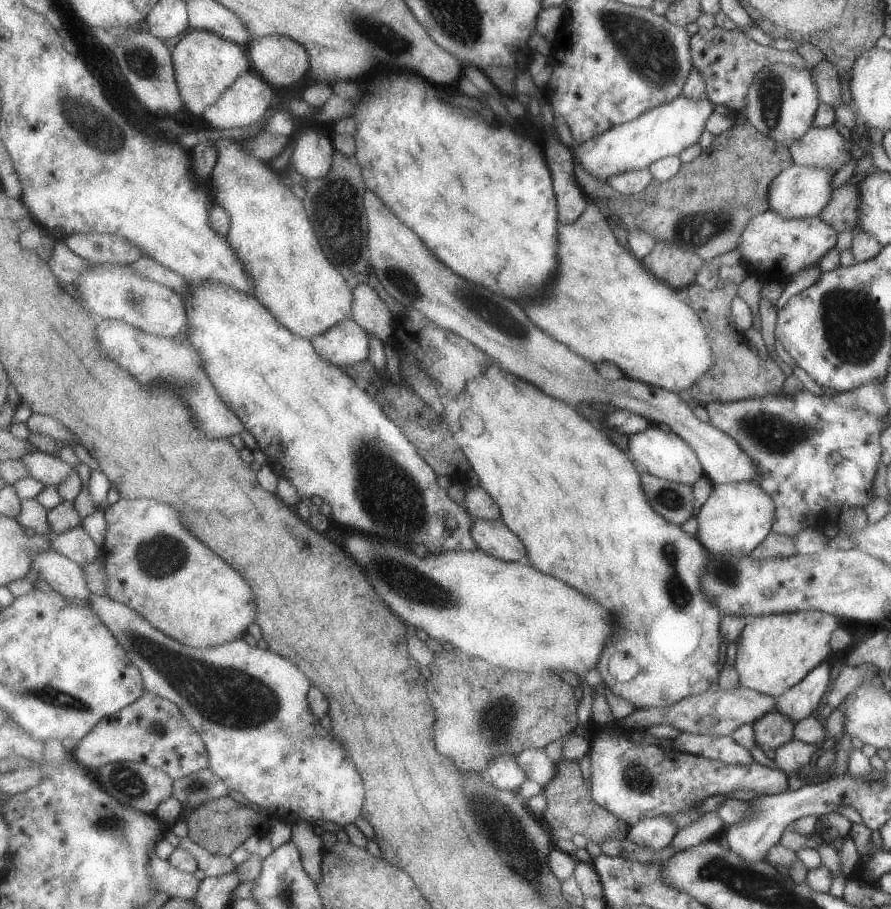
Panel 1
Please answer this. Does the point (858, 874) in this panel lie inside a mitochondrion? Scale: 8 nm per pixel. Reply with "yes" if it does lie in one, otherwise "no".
no

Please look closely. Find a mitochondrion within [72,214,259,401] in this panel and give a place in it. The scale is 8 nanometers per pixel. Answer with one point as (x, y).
(131, 295)

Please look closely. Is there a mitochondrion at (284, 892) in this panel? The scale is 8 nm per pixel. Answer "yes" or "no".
yes

